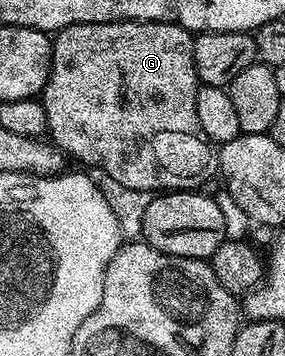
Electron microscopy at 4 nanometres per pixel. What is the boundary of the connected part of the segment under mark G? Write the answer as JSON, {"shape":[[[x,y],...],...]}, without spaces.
{"shape":[[[103,21],[102,23],[78,23],[67,25],[52,37],[52,70],[48,72],[48,82],[44,84],[42,100],[48,120],[47,136],[61,153],[101,169],[112,181],[117,181],[124,189],[141,189],[151,194],[153,191],[196,191],[211,173],[214,173],[214,145],[209,141],[202,123],[198,123],[196,106],[196,68],[194,67],[193,34],[170,21]]]}

